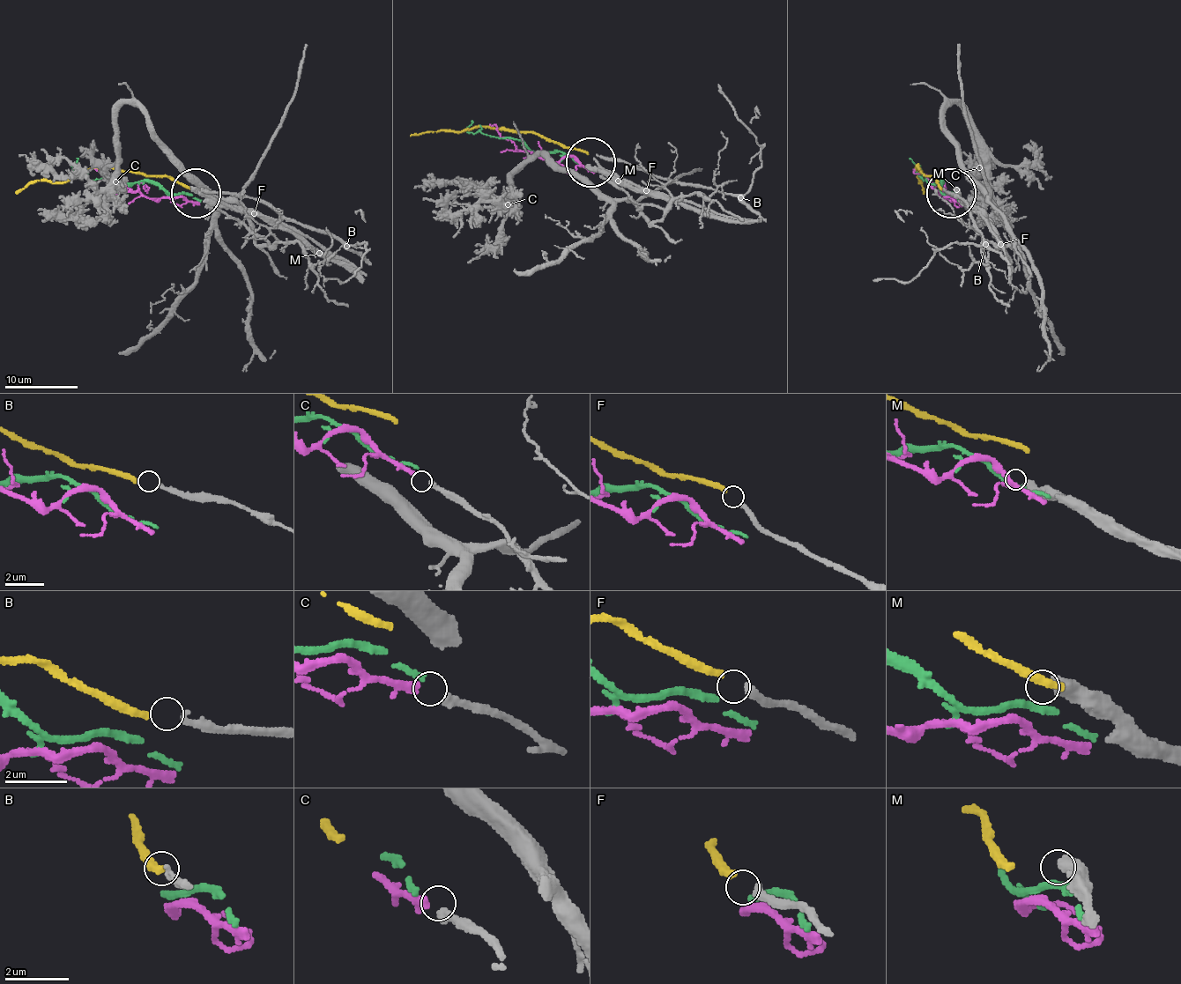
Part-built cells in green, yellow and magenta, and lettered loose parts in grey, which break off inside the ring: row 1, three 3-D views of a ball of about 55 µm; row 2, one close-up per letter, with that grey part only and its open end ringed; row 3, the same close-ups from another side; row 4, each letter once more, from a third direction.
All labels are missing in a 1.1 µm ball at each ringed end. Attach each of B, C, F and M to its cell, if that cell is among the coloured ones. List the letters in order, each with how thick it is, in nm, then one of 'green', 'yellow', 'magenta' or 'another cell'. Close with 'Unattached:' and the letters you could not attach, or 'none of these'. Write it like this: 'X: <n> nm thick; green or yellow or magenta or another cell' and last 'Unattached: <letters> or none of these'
B: 220 nm thick; another cell
C: 240 nm thick; magenta
F: 280 nm thick; yellow
M: 460 nm thick; another cell
Unattached: B, M

